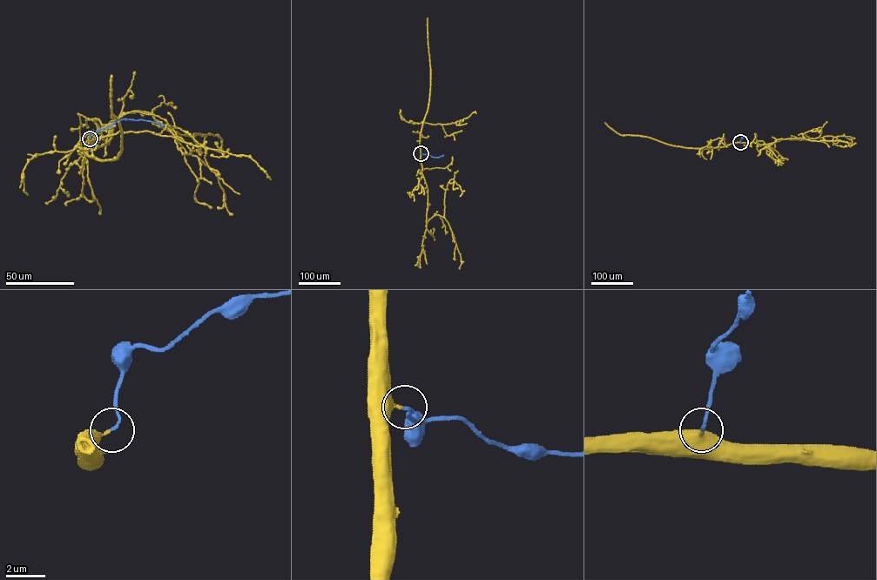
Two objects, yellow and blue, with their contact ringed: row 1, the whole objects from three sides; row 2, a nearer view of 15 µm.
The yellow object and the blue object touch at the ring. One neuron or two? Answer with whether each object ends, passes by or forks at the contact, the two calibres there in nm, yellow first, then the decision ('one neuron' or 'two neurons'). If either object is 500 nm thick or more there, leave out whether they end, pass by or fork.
yellow ends there; blue ends there; 320 nm thick on the yellow side, 140 nm on the other; one neuron

